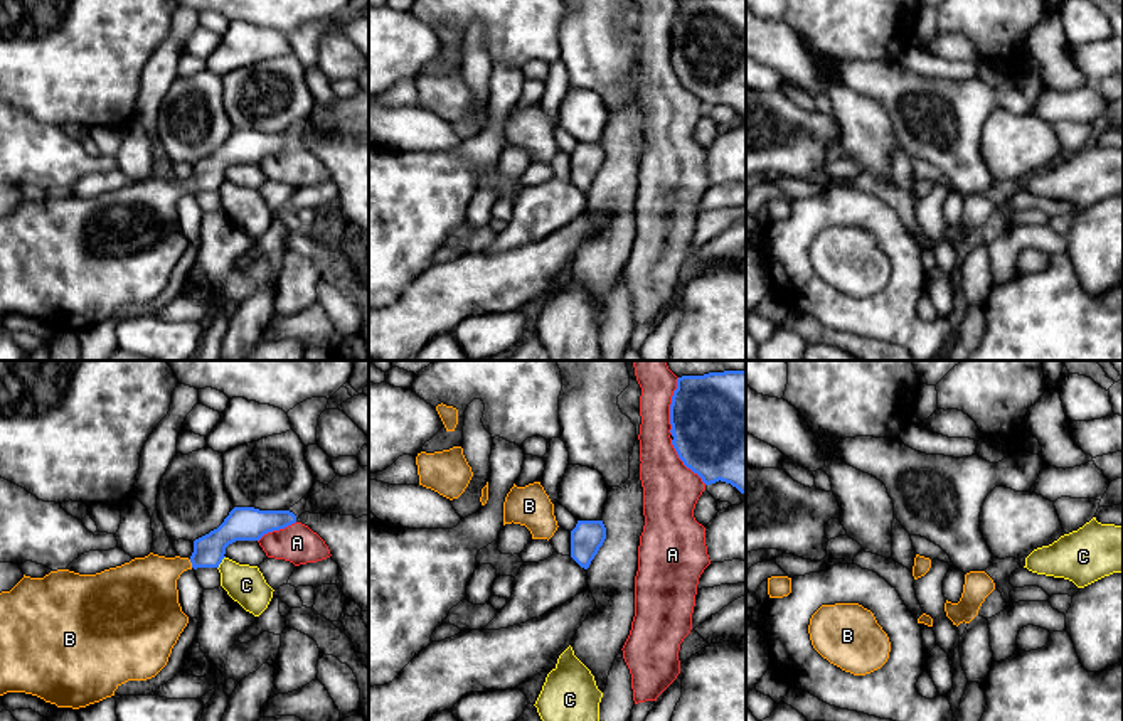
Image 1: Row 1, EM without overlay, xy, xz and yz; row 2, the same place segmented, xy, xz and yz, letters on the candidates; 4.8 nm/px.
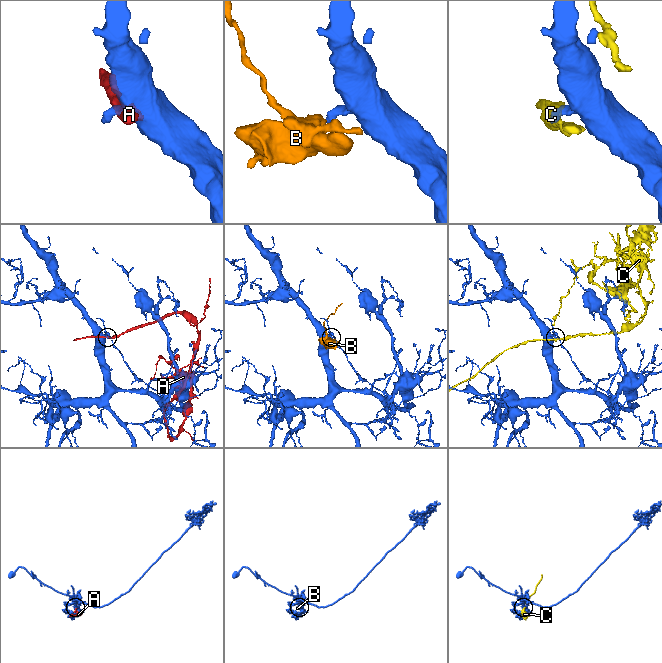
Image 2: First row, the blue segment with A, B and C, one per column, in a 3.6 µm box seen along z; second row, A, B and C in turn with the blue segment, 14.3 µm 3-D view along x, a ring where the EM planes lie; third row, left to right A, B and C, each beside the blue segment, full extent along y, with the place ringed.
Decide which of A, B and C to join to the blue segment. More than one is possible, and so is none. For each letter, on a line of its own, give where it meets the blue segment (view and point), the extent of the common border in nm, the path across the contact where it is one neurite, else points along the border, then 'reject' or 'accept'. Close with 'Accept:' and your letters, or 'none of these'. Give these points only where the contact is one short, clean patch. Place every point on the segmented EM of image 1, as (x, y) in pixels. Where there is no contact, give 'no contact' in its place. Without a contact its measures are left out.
A: contact xz (670, 406); length 280 nm; reject
B: contact xy (191, 561); length 40 nm; way xy (209, 550), (191, 561), (157, 575), (145, 587); accept
C: contact xy (221, 561); length 70 nm; reject
Accept: B

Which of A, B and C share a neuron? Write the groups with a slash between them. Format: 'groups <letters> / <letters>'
groups A C / B

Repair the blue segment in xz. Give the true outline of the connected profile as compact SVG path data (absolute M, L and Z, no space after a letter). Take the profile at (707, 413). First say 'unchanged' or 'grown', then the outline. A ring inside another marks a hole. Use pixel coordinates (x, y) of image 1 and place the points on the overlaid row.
unchanged | M746 371L682 376L670 404L672 445L705 485L726 482L746 494Z

